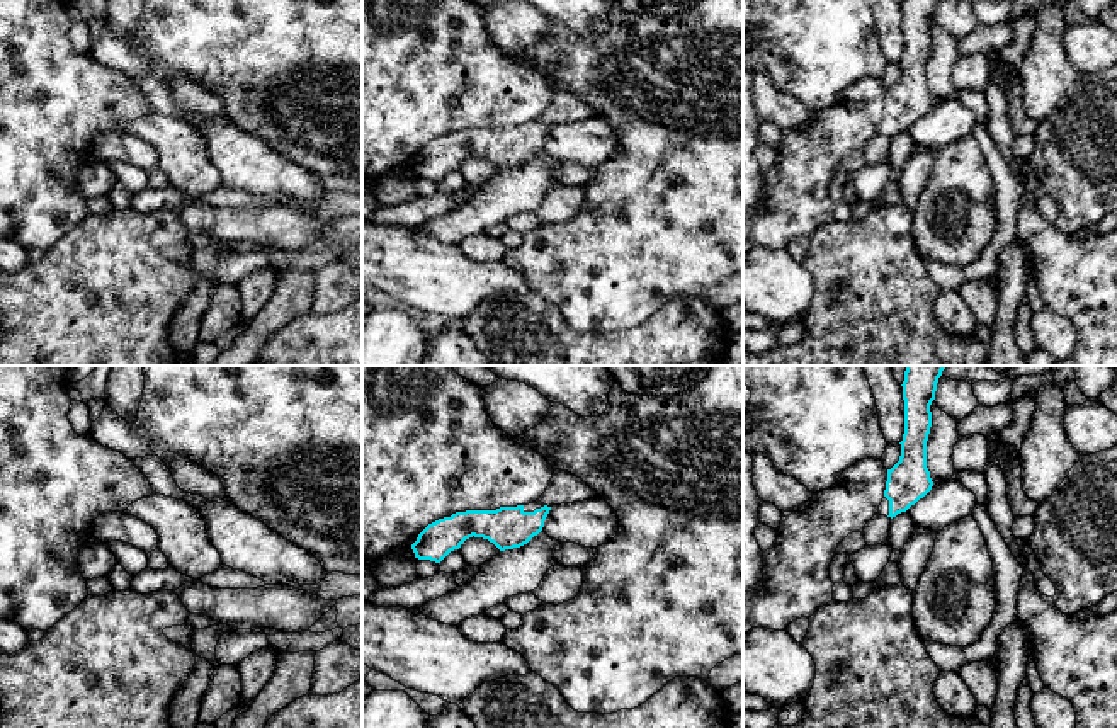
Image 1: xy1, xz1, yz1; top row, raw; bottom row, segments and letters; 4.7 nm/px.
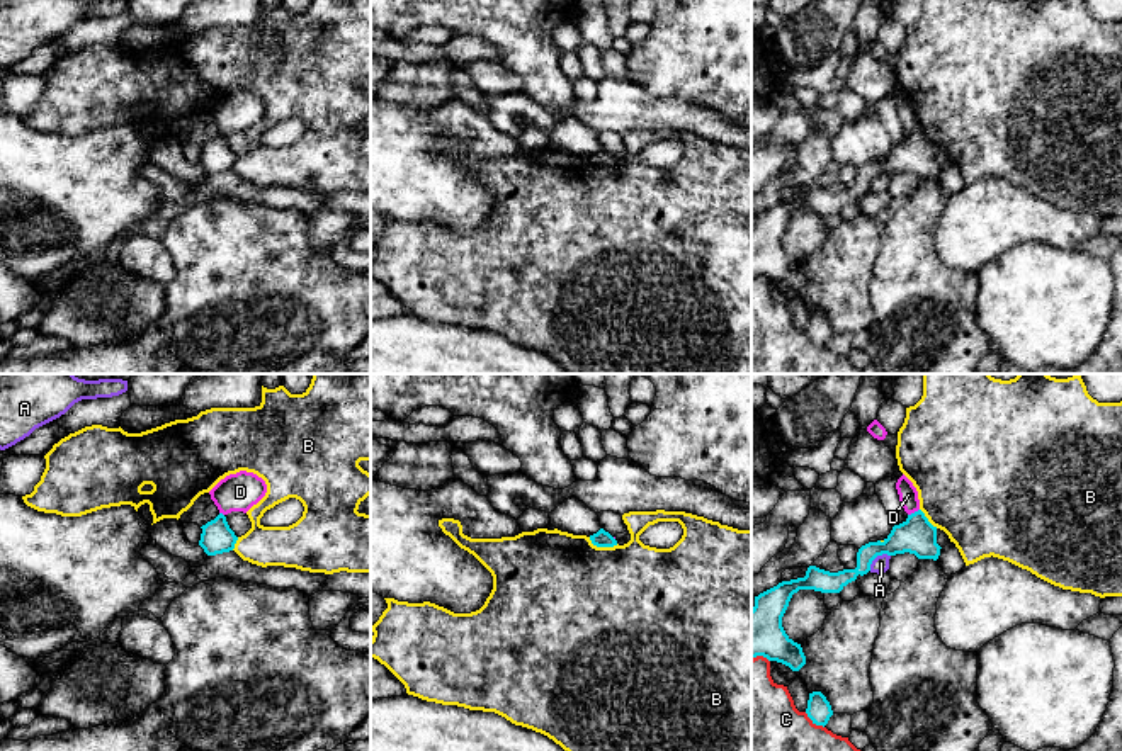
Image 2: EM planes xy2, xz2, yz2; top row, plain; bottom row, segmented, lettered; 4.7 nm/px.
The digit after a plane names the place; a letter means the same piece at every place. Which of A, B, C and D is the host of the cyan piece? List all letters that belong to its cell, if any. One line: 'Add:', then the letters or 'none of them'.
Add: none of them

